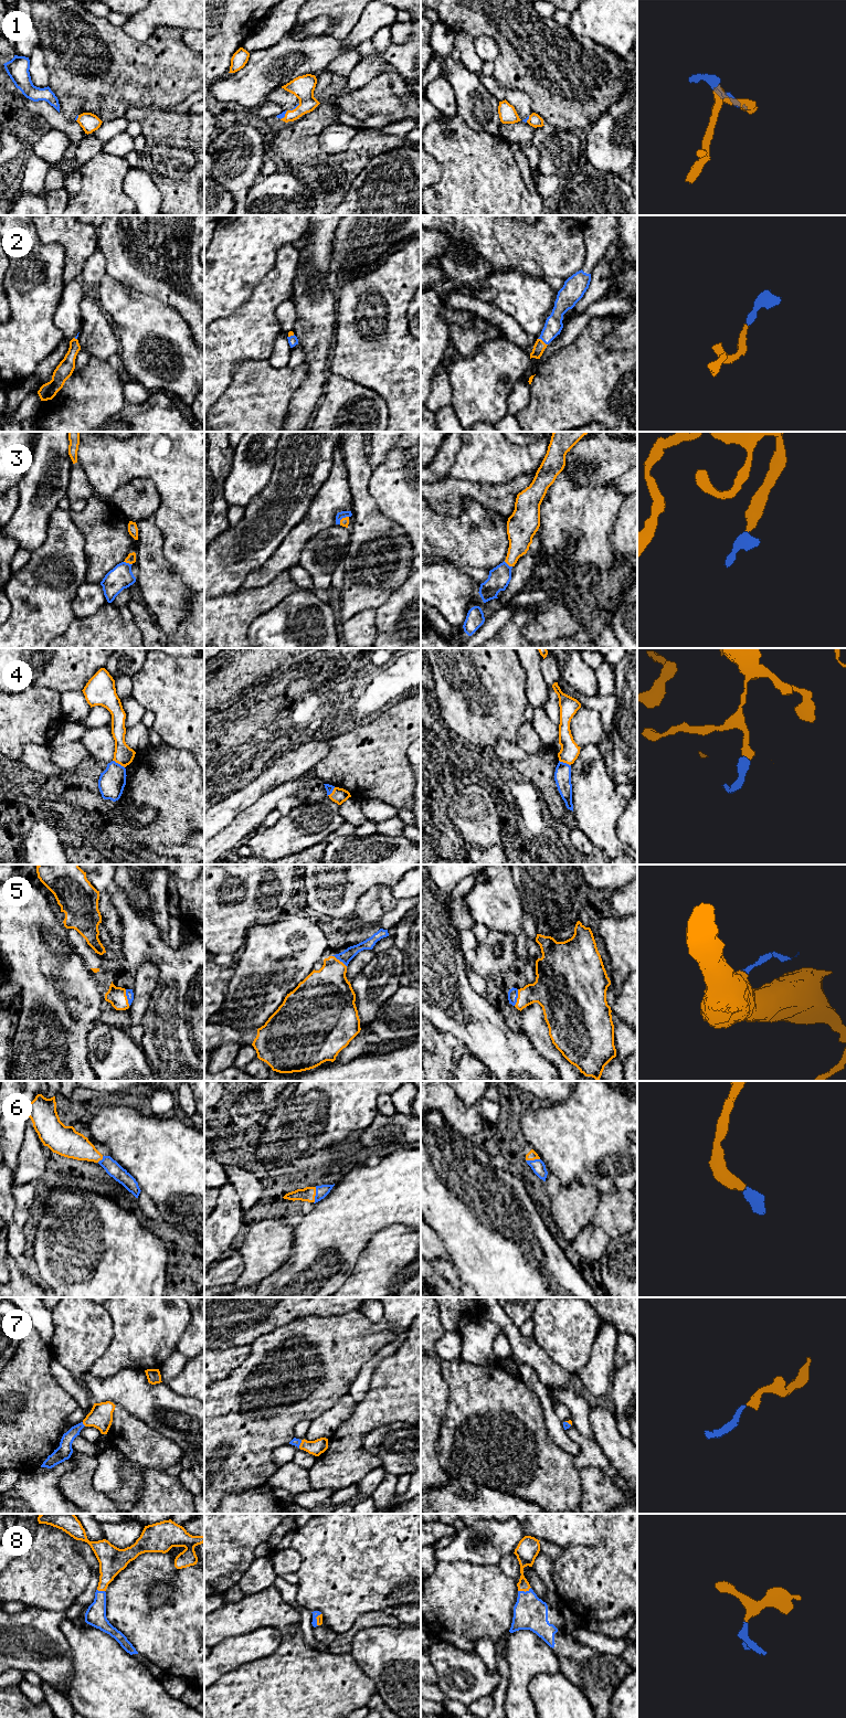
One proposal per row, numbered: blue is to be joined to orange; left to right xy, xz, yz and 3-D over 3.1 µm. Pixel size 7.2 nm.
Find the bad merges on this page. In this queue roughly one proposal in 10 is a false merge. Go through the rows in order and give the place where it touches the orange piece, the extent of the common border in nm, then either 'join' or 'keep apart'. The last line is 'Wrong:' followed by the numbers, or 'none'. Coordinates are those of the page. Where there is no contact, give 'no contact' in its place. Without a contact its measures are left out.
1: xz (285, 115) | 90 nm | join
2: yz (541, 340) | 90 nm | join
3: xz (342, 518) | 90 nm | join
4: xy (118, 763) | 110 nm | keep apart
5: xy (126, 997) | 120 nm | join
6: xz (315, 1195) | 120 nm | join
7: xz (300, 1444) | 70 nm | join
8: yz (524, 1590) | 100 nm | join
Wrong: 4

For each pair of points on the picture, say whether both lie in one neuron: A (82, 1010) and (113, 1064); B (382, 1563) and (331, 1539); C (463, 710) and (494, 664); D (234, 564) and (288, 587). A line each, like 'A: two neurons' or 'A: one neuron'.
A: two neurons
B: one neuron
C: one neuron
D: two neurons

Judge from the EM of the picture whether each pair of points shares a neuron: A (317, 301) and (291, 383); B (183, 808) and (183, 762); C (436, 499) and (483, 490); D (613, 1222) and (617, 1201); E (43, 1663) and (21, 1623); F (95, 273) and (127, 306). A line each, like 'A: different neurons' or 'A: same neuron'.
A: same neuron
B: same neuron
C: same neuron
D: same neuron
E: same neuron
F: different neurons

